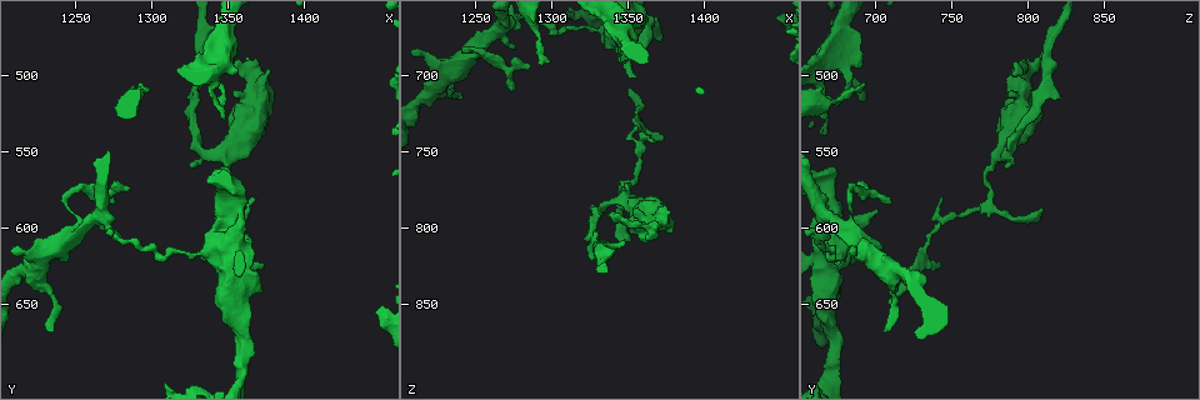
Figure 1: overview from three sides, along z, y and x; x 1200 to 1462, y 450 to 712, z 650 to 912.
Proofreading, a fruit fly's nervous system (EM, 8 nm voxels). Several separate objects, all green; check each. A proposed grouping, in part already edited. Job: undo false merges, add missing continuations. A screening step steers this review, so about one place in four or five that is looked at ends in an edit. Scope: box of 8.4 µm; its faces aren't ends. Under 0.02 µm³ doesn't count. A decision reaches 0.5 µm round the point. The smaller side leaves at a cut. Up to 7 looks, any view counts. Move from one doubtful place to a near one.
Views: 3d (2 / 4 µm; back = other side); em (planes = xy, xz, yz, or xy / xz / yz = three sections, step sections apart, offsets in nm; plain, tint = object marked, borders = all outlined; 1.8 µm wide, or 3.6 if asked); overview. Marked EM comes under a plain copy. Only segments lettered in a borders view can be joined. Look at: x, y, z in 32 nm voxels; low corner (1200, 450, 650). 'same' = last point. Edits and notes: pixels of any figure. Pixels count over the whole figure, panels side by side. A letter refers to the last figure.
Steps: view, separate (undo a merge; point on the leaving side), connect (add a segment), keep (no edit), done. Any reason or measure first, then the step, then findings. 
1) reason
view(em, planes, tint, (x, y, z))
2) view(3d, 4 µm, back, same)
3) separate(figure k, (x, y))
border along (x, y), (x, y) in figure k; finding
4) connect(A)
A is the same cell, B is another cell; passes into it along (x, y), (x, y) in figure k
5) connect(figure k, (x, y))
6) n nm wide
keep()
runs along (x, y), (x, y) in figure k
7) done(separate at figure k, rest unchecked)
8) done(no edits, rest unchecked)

an open end
view(3d, 2 µm, (1370, 642, 670))

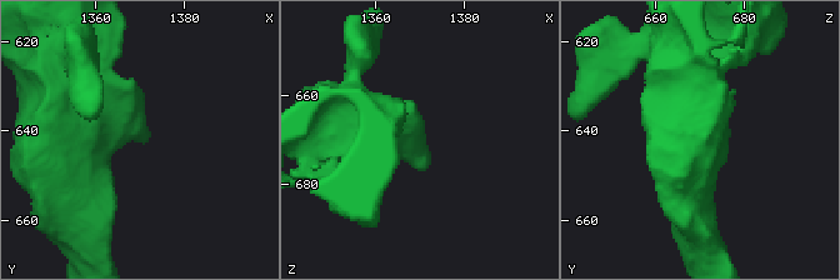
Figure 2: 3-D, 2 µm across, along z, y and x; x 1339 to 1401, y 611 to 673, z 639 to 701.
now the EM
view(em, planes, borders, (1372, 641, 671))

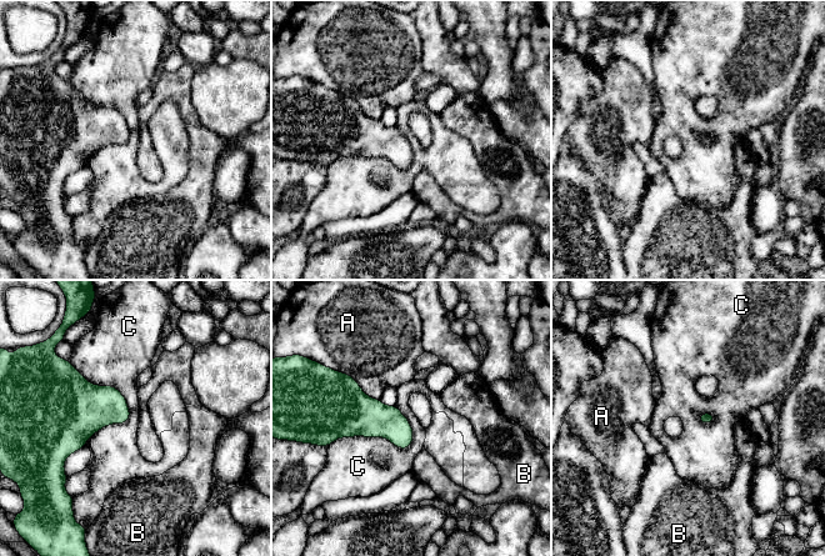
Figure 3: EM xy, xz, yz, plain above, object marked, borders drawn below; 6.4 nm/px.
C touches over 550 nm
keep()
A, B and C are other cells; none of them fits

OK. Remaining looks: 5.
thin end
view(3d, 2 µm, (1366, 578, 742))

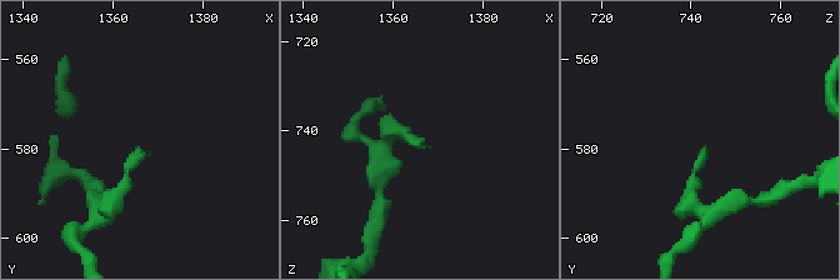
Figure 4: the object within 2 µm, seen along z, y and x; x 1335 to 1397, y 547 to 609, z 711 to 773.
view(em, planes, tint, (1365, 580, 744))

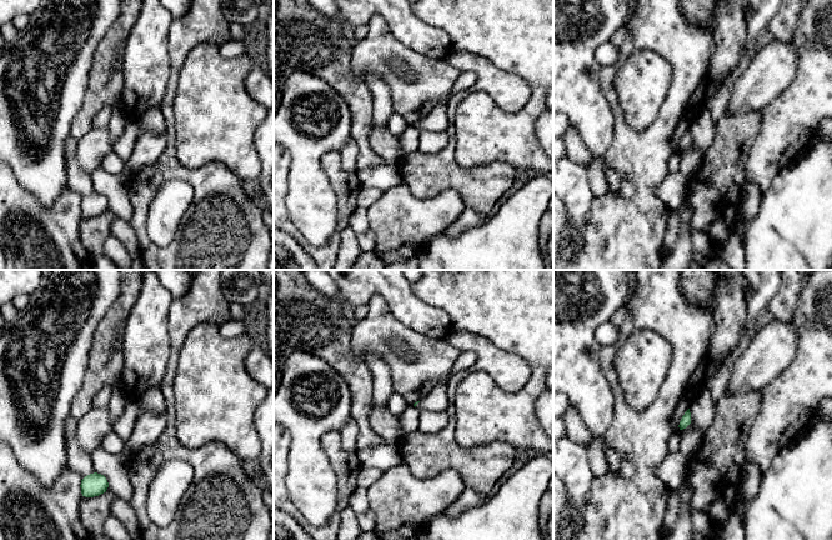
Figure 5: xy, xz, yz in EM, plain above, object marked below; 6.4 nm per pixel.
see the neighbours
view(em, planes, borders, same)

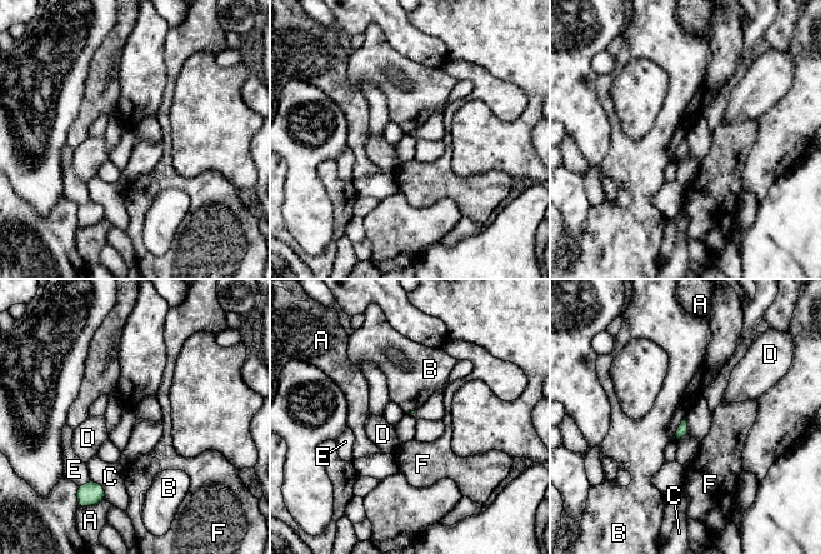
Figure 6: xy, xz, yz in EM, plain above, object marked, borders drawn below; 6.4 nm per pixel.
keep()
A, B, C, D, E and F are other cells; border along (685, 417), (672, 440) in figure 6; no lettered segment goes on from it

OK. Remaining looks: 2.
done(no edits, rest unchecked)

